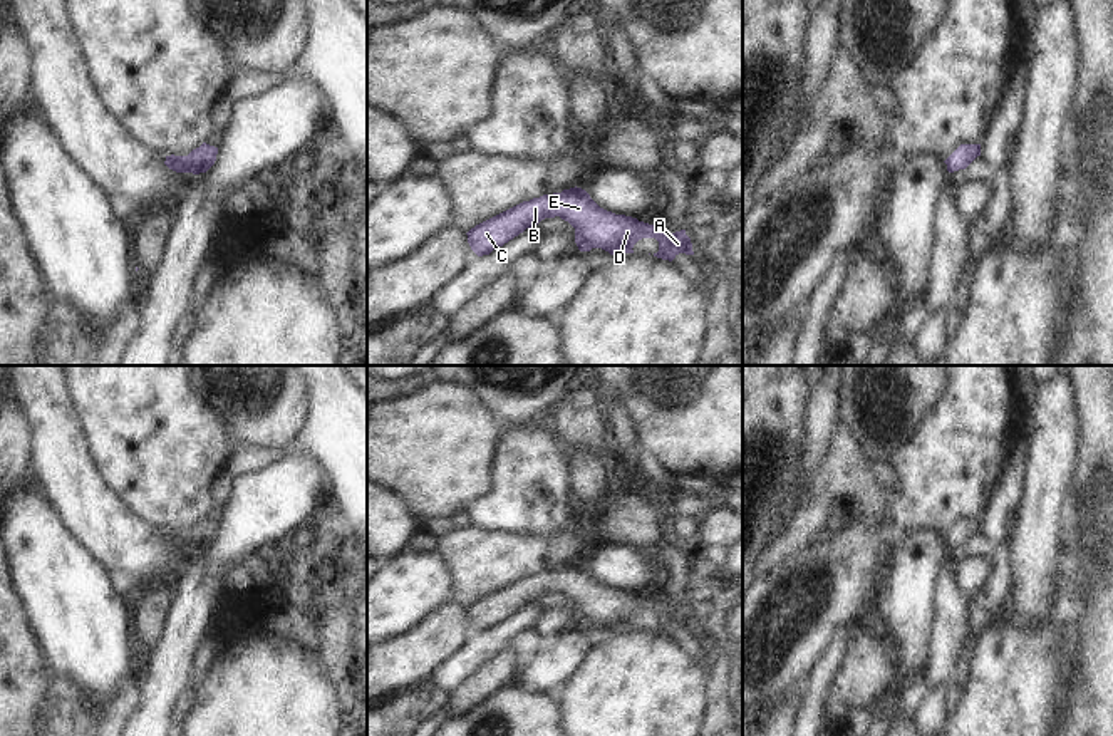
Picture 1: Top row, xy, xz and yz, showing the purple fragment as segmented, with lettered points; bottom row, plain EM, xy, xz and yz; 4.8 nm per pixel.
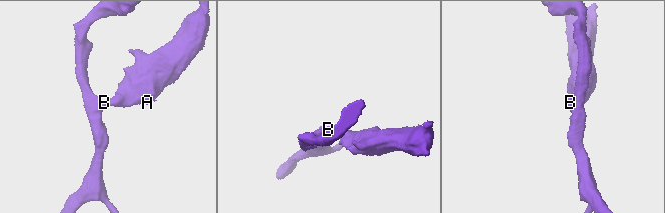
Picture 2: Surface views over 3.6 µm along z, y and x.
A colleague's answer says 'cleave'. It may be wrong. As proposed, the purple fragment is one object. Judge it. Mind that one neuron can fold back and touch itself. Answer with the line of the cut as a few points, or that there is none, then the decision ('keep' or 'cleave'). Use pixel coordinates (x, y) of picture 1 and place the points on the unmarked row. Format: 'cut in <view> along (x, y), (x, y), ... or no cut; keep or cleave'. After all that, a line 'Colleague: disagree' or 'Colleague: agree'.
no cut; keep
Colleague: disagree

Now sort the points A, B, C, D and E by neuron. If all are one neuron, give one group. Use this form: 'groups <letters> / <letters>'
groups A B C D E

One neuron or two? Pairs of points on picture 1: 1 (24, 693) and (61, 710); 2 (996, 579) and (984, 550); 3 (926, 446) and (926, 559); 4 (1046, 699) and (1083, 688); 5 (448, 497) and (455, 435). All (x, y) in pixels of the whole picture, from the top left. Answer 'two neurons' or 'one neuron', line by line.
1: two neurons
2: one neuron
3: two neurons
4: two neurons
5: one neuron

